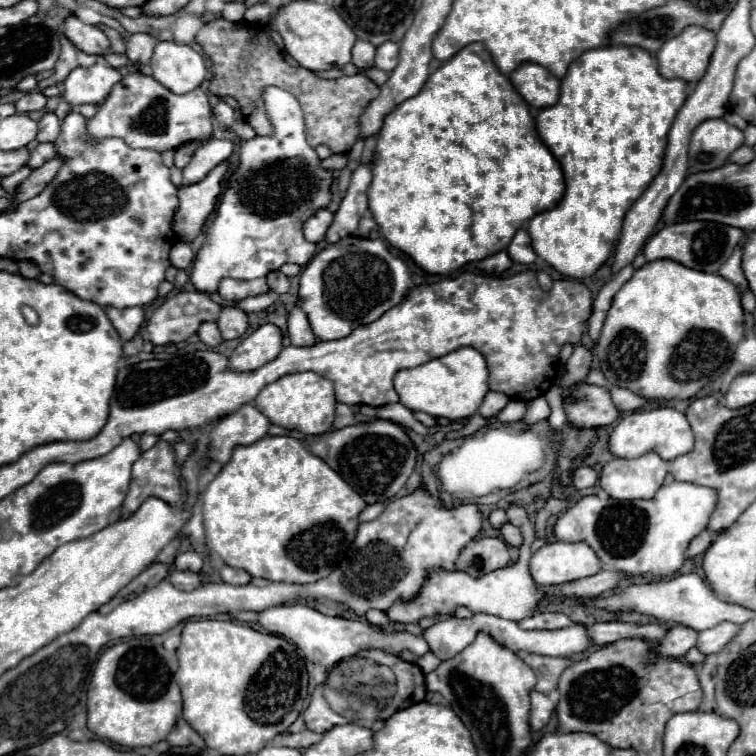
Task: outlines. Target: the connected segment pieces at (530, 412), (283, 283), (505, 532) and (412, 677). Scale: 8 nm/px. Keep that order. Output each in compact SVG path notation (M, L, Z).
M539 397L539 399L533 399L531 403L529 403L529 409L525 411L525 417L521 419L523 423L527 423L527 425L535 425L535 423L539 423L539 421L545 421L547 417L549 417L549 405L547 405L547 401L543 399L543 397Z
M272 271L267 276L267 284L271 291L275 291L275 293L287 293L290 289L290 280L280 271Z
M505 523L501 529L501 535L503 535L503 539L509 543L509 545L513 545L513 547L521 547L521 543L523 543L523 537L521 537L521 531L515 527L515 525L511 525L511 523Z
M369 649L361 651L361 657L349 657L341 661L325 681L325 693L327 701L323 697L323 687L319 685L313 695L311 703L305 709L305 725L311 731L327 733L331 727L343 725L343 723L361 723L363 727L371 727L377 719L387 719L391 713L405 709L413 703L419 703L425 699L427 687L425 687L425 675L415 663L407 663L399 659L397 655Z

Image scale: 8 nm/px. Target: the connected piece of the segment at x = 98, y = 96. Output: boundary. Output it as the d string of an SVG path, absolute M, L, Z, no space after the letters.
M97 63L91 67L77 67L65 79L65 99L73 107L83 103L99 105L117 81L121 81L121 73L109 65Z

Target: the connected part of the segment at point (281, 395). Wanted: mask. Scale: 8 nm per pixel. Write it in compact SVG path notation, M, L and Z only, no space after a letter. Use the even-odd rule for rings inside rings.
M293 373L277 379L275 383L269 383L255 399L255 407L267 415L267 419L273 425L285 427L285 429L297 429L307 435L321 435L327 433L335 419L335 393L333 383L317 373Z

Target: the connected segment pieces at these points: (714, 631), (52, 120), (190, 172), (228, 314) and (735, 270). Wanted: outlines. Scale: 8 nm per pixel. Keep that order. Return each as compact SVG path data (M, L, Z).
M719 623L717 627L699 631L699 639L697 639L697 649L703 655L711 655L711 653L719 653L737 633L737 625L733 623Z
M45 113L39 121L39 133L37 133L37 141L45 143L45 141L55 141L59 137L61 131L61 121L57 119L55 113Z
M213 139L201 149L195 151L191 163L183 169L183 185L199 183L207 177L207 173L217 167L221 161L229 159L235 151L235 139Z
M227 305L221 309L217 325L219 325L223 339L239 339L249 327L249 319L247 319L245 311Z
M737 247L733 251L733 255L727 259L727 263L719 269L719 275L729 279L741 293L745 293L749 289L747 287L747 279L745 279L743 271L741 271L741 247Z

